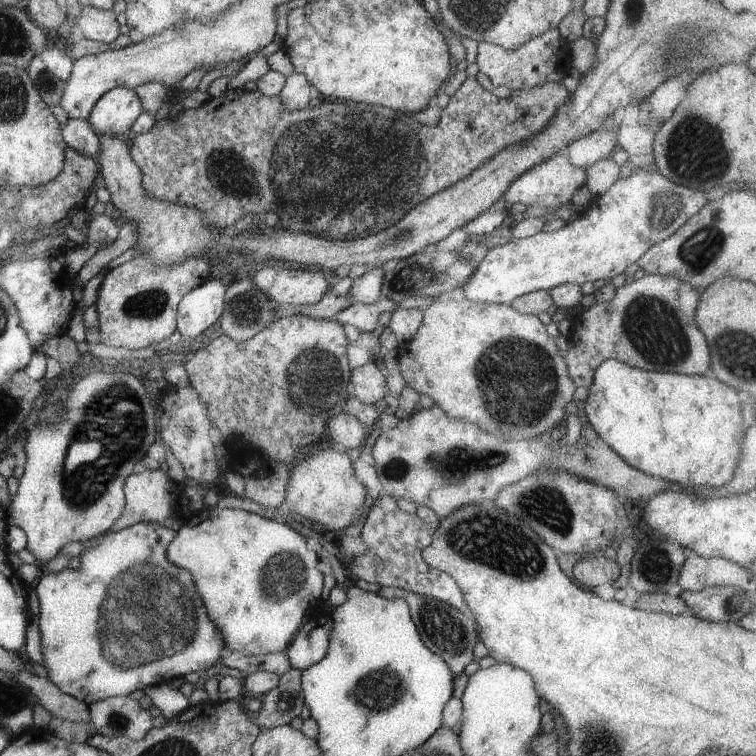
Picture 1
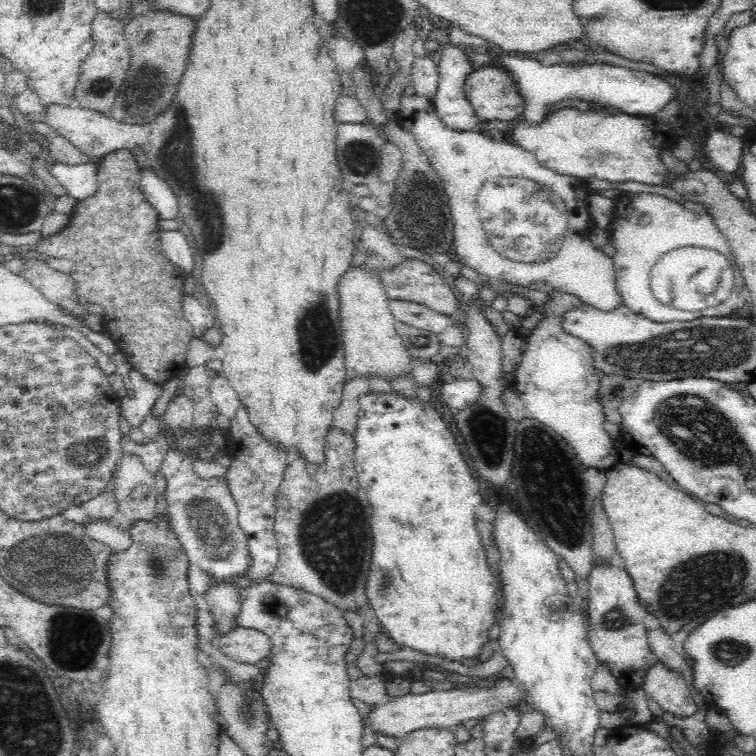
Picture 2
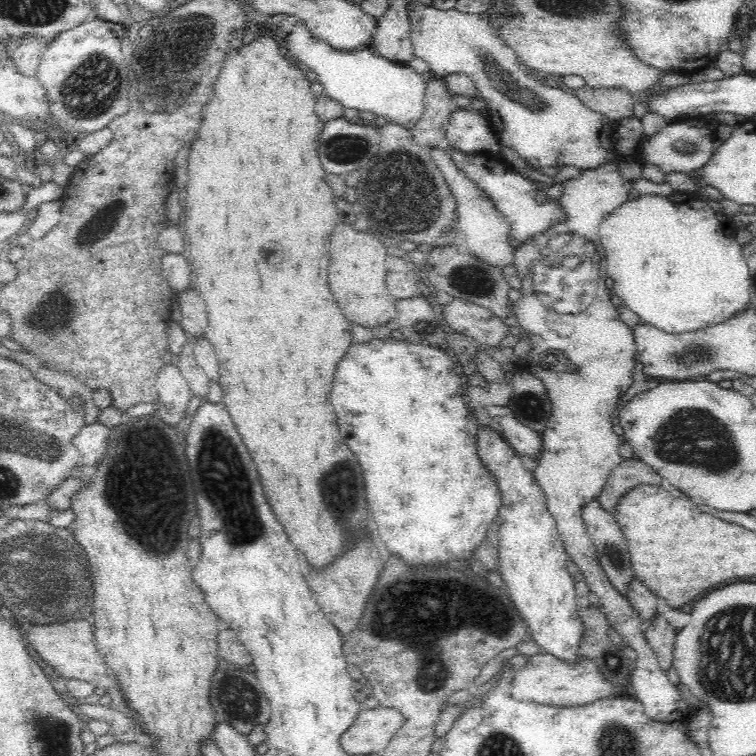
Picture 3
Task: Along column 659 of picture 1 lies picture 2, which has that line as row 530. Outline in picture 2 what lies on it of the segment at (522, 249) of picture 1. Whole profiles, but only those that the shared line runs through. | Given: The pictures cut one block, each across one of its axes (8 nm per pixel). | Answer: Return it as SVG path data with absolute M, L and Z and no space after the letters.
M168 447L166 454L163 456L158 473L162 474L162 478L166 480L164 494L170 525L179 537L190 563L198 565L204 572L219 580L220 578L228 578L228 576L236 576L236 574L243 576L245 568L251 564L251 561L246 550L246 537L238 527L238 511L234 499L222 477L207 480L200 479L192 469L194 459L194 454L185 453L173 447Z

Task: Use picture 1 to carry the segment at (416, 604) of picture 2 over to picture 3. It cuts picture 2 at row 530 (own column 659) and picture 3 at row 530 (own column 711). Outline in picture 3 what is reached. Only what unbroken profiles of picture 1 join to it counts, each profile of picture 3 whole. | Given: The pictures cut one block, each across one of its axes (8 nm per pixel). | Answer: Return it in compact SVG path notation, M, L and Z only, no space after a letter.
M394 337L362 341L352 344L346 354L340 358L338 368L332 378L332 390L330 390L330 402L334 406L334 412L338 414L338 428L346 442L346 446L354 452L358 458L358 464L364 470L364 482L368 492L368 502L372 510L372 520L378 524L378 532L382 534L386 546L390 552L398 552L404 556L410 564L430 564L430 562L446 562L452 556L470 556L476 546L488 537L489 531L495 526L495 518L498 516L501 507L501 494L496 483L496 477L492 471L482 464L477 451L477 440L473 433L470 433L472 422L466 398L463 396L464 385L458 377L457 366L452 357L439 345L424 345L414 343L408 339L396 340Z

